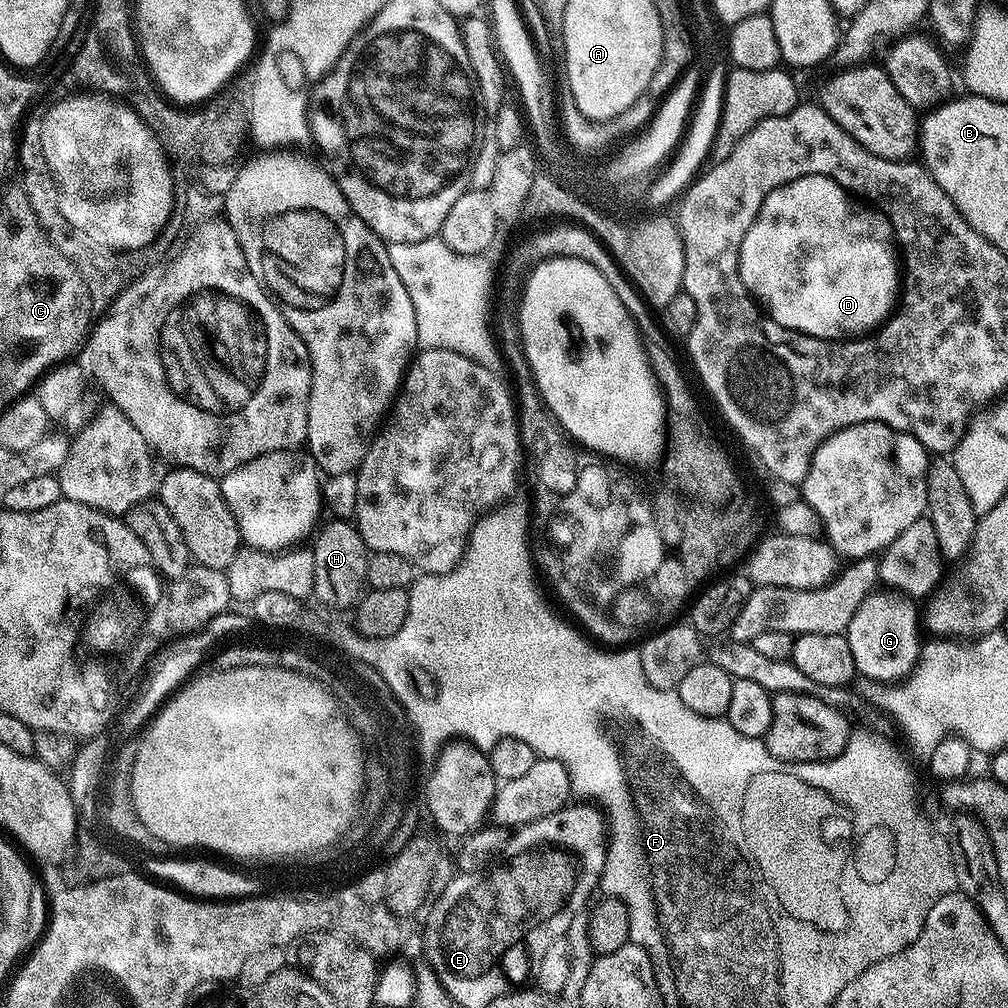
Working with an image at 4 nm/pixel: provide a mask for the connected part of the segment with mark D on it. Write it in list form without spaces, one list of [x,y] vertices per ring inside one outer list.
[[[803,176],[789,184],[778,186],[770,194],[766,194],[766,202],[762,202],[750,230],[746,230],[746,234],[742,238],[740,280],[748,295],[760,305],[768,319],[778,322],[778,326],[786,326],[790,330],[814,338],[843,342],[849,338],[859,338],[871,333],[887,321],[890,313],[898,304],[898,293],[902,288],[902,264],[898,259],[898,245],[892,234],[892,223],[881,212],[876,211],[867,203],[853,198],[843,186],[828,176]]]

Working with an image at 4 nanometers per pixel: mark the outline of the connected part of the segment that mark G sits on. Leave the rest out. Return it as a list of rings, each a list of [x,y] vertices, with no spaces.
[[[873,590],[862,606],[854,610],[846,633],[850,642],[850,654],[854,654],[854,666],[861,677],[880,682],[902,680],[920,659],[922,651],[922,624],[918,619],[917,601],[897,590]]]

